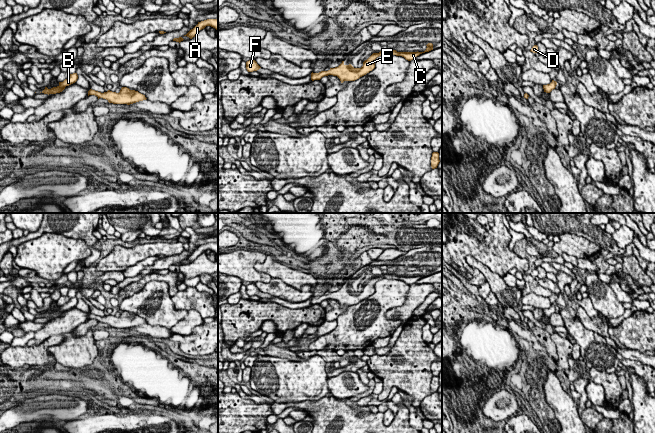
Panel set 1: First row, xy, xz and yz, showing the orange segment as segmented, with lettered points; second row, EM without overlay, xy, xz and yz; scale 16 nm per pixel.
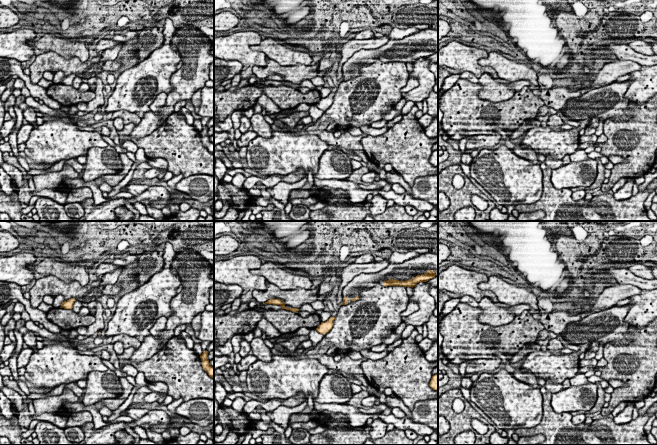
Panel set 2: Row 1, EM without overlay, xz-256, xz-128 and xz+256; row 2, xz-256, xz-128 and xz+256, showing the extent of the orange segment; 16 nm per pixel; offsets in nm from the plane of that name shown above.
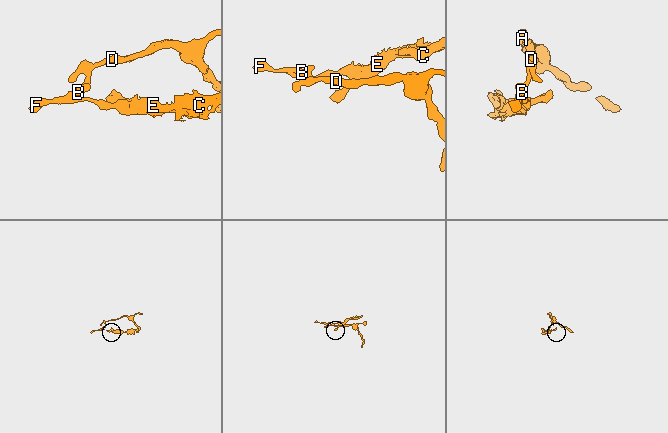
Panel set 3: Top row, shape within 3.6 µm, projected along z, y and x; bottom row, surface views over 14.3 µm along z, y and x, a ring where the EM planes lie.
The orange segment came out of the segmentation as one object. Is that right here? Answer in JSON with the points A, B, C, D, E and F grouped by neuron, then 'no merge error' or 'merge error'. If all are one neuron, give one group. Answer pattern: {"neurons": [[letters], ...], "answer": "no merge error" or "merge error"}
{"neurons": [["A", "B", "D", "F"], ["C", "E"]], "answer": "merge error"}

